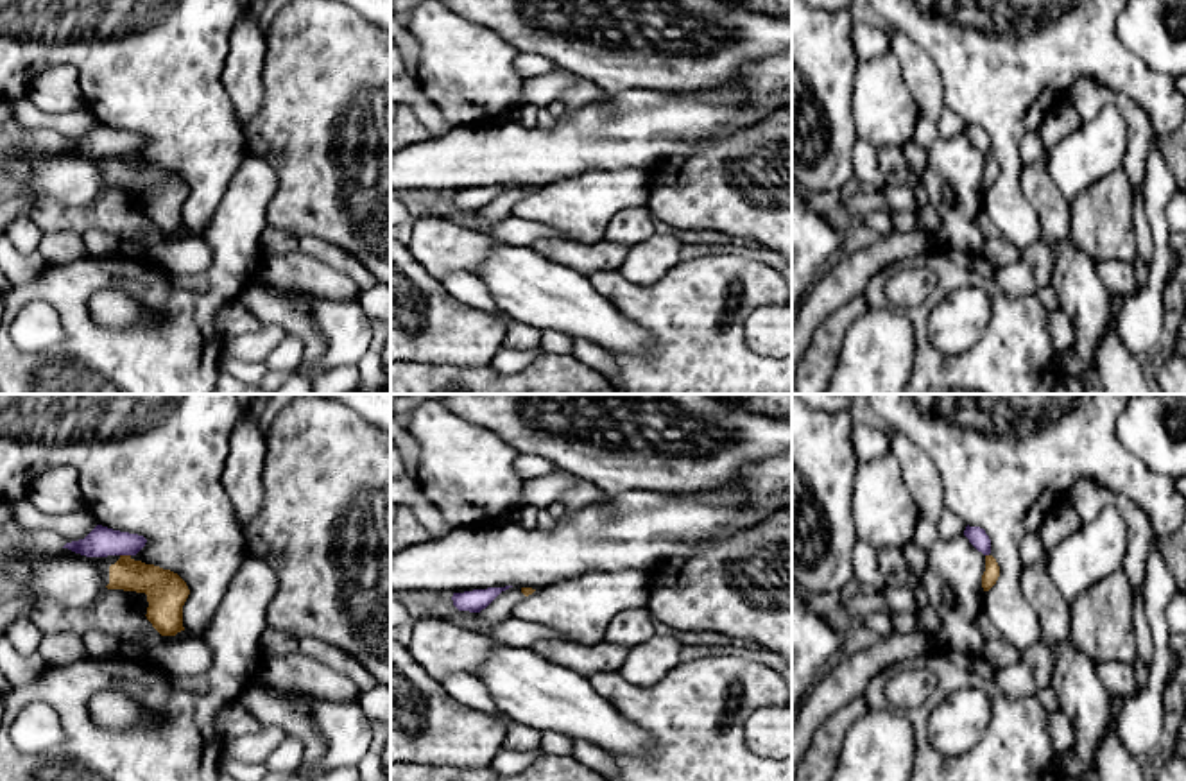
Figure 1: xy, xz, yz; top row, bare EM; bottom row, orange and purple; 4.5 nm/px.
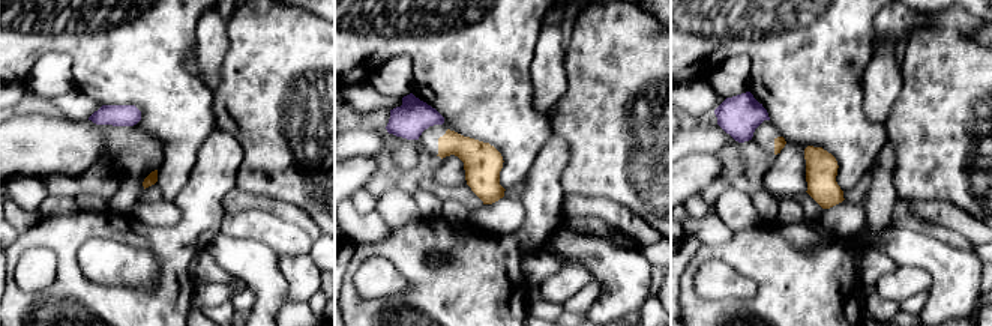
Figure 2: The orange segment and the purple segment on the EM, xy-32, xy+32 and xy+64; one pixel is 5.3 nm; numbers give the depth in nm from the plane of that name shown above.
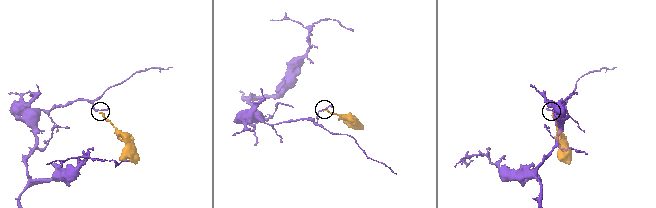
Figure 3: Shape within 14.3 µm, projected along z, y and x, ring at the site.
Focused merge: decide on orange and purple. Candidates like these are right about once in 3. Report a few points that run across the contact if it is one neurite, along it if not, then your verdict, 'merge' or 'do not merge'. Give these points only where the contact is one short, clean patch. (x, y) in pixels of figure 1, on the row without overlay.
line xy (120, 153), (129, 154); do not merge

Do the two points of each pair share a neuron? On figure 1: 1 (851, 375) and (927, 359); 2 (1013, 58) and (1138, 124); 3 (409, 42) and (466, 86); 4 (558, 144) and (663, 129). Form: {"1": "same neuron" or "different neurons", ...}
{"1": "different neurons", "2": "different neurons", "3": "different neurons", "4": "same neuron"}

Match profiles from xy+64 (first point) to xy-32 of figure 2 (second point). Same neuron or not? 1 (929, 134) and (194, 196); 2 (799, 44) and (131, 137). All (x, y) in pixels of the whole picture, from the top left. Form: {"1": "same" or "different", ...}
{"1": "different", "2": "different"}

